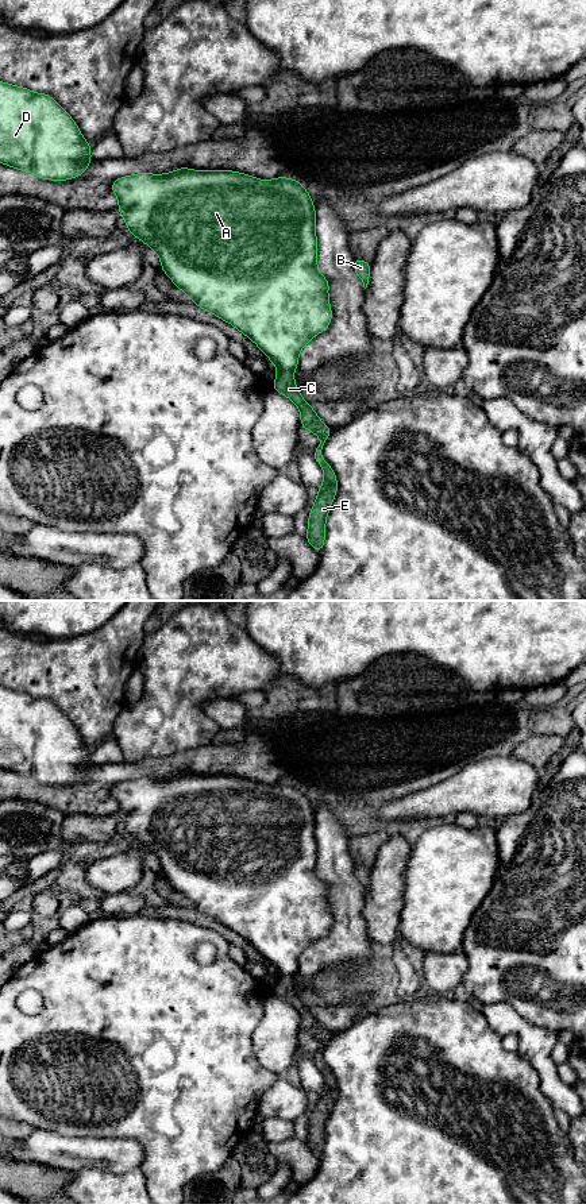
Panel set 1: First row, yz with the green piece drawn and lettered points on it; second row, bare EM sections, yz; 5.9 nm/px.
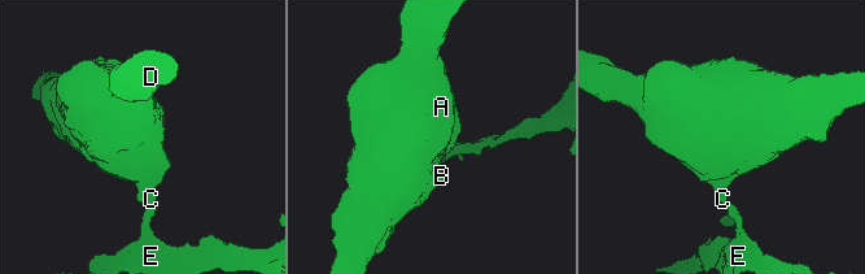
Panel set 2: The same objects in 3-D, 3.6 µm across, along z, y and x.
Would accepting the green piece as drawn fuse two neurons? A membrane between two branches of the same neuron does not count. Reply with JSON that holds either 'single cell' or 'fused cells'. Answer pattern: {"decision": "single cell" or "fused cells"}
{"decision": "fused cells"}

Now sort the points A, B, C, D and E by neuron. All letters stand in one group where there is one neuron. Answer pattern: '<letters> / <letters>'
A B D / C E

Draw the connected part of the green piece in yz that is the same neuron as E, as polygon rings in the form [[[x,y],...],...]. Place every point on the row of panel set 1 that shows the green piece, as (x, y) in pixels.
[[[278,371],[273,390],[290,398],[300,409],[301,427],[309,432],[316,433],[320,437],[320,444],[316,448],[315,459],[324,472],[324,482],[319,487],[317,498],[311,509],[308,520],[307,541],[313,547],[316,552],[321,552],[325,537],[325,518],[329,512],[331,503],[338,493],[336,475],[332,467],[323,458],[321,449],[332,429],[320,421],[312,406],[301,397],[296,387],[294,377],[290,371]]]

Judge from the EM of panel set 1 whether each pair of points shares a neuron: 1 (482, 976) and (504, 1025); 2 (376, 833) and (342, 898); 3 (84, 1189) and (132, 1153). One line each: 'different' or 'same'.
1: different
2: different
3: different

